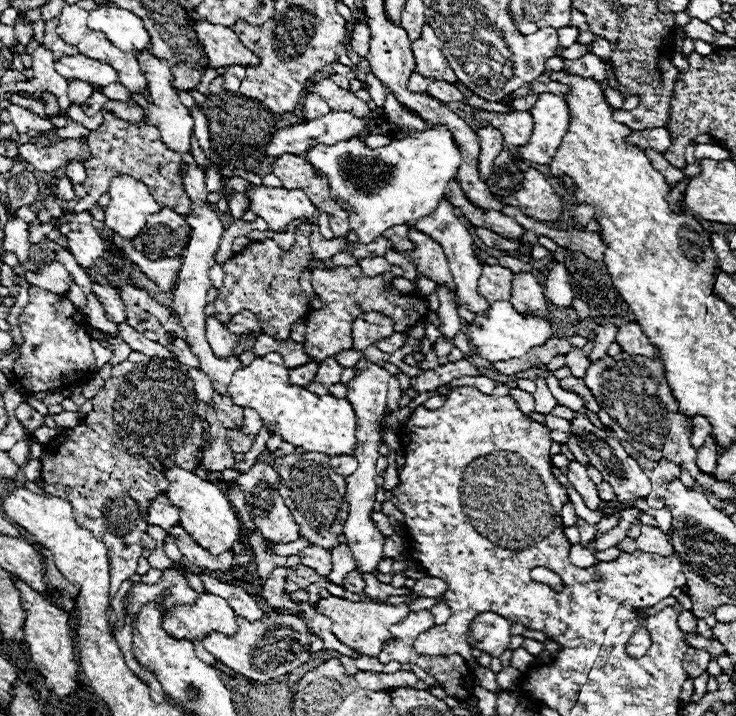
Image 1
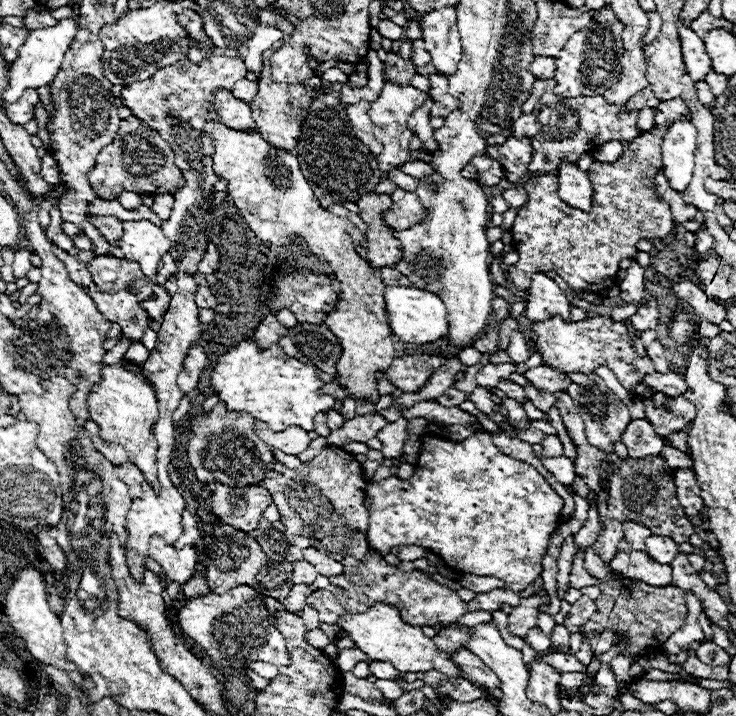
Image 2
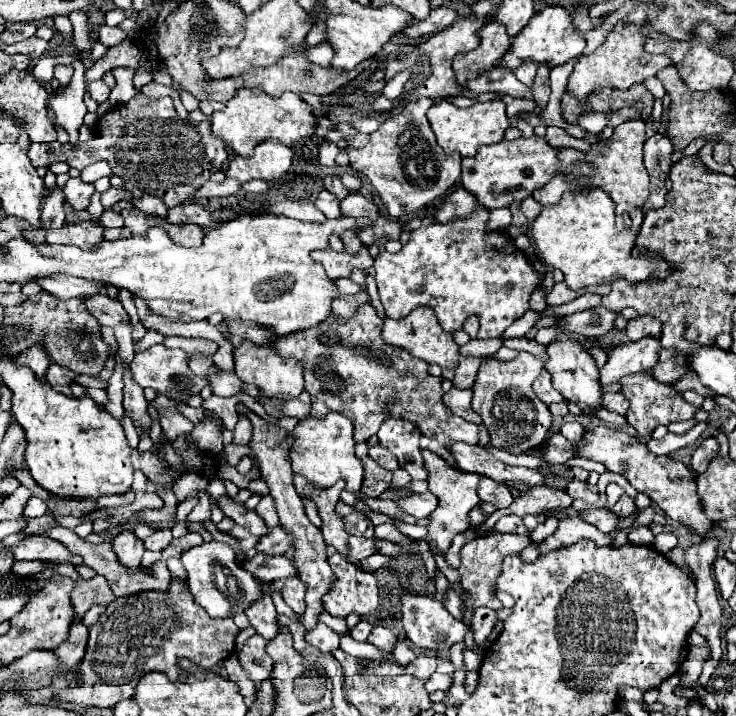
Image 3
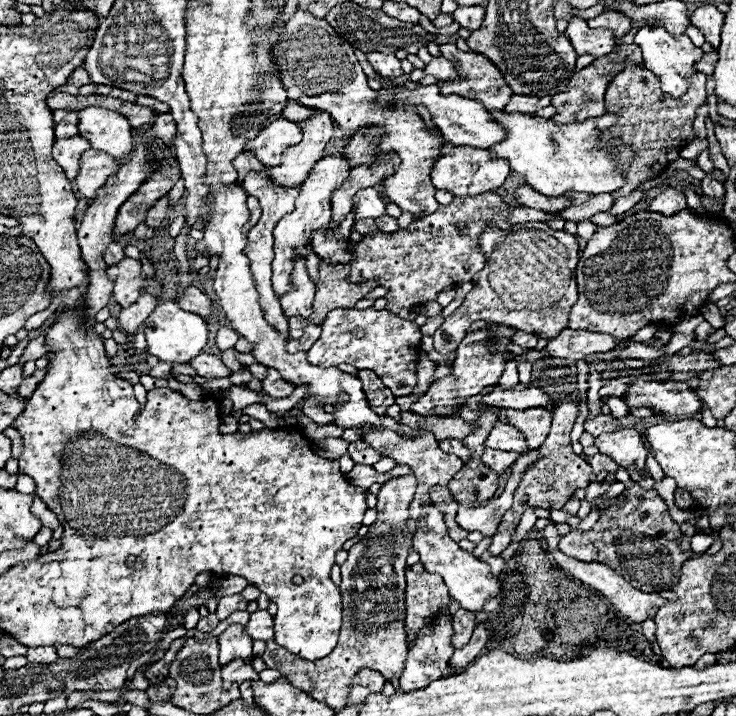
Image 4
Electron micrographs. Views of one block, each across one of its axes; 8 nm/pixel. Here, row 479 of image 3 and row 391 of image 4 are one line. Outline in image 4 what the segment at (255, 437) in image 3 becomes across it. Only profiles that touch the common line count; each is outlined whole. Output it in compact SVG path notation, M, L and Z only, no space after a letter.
M270 368L266 378L262 380L262 392L270 398L286 398L292 394L292 390L294 390L294 384L286 384L278 376L278 372L274 372L274 368Z

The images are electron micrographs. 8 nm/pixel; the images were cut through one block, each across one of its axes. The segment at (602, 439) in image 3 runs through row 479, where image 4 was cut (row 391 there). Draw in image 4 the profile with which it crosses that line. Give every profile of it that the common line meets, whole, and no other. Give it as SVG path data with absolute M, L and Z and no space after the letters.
M634 378L622 398L630 408L654 408L658 414L696 414L702 404L688 382L650 382Z

